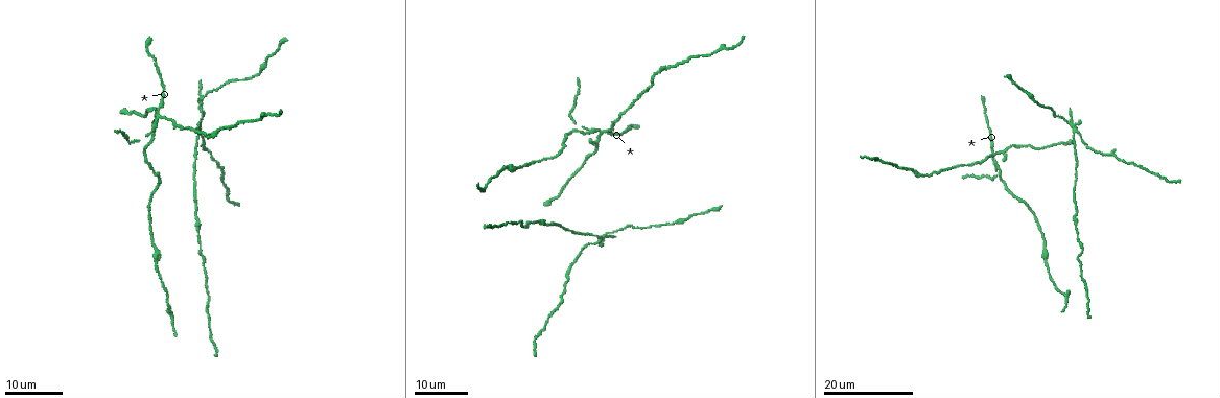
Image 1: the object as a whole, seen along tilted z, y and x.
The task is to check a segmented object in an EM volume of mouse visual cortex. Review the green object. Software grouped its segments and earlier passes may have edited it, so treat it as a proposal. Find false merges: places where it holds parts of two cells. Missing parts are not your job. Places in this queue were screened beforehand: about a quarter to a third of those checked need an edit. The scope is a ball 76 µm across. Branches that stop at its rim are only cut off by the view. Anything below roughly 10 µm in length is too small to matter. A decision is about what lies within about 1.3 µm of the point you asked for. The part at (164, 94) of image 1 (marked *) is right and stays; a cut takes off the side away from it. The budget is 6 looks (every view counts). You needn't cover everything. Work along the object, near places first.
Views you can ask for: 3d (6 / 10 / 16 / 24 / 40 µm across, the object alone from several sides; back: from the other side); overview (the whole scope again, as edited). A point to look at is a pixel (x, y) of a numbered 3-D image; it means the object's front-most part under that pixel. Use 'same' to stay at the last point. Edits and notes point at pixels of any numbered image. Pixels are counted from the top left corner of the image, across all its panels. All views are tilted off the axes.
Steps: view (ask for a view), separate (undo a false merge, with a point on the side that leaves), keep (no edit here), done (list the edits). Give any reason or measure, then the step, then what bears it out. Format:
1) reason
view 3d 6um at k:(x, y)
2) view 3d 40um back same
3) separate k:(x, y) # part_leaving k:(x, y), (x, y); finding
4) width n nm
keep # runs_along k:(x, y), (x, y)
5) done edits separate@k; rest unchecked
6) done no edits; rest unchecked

four or more arms meet
view 3d 16um at 1:(993, 156)

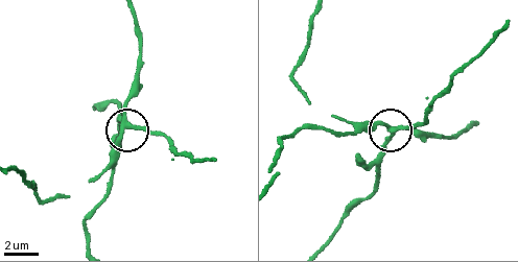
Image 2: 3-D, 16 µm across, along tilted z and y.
view 3d 10um at 2:(395, 129)

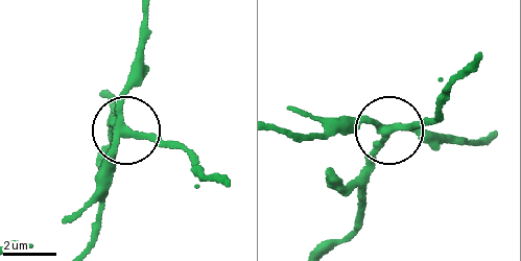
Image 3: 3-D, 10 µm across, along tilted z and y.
arms 4
separate 3:(110, 119) # two cells meet here

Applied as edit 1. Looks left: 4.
view overview

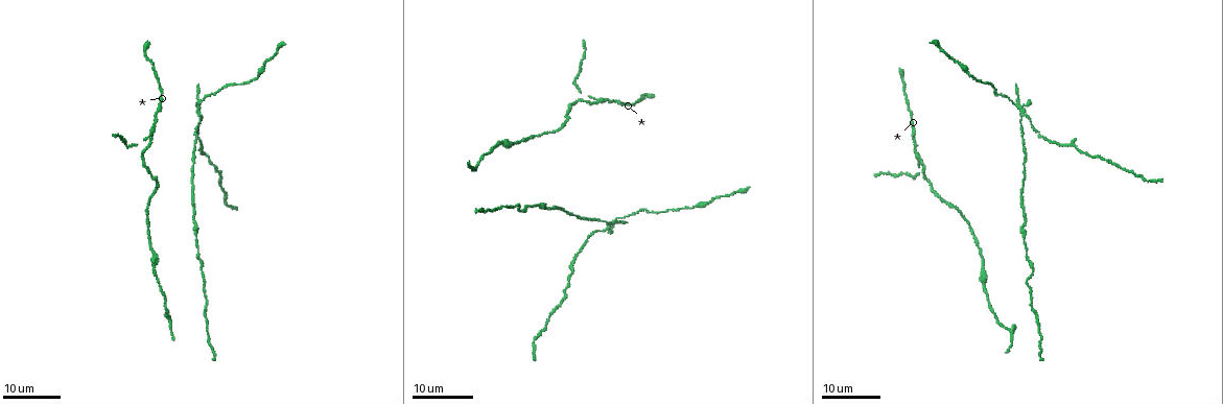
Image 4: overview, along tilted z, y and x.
three-way junction
view 3d 16um at 4:(1023, 113)

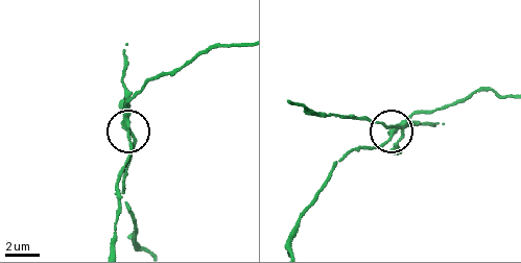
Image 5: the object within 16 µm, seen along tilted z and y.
zoom in
view 3d 6um at 5:(390, 131)

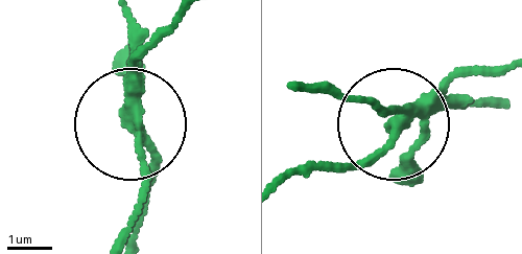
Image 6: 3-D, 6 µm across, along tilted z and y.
separate 6:(138, 157) # part_leaving 6:(135, 88), (146, 177), (128, 231); two cells meet here

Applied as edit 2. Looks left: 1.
done edits separate@3, separate@6; rest unchecked

